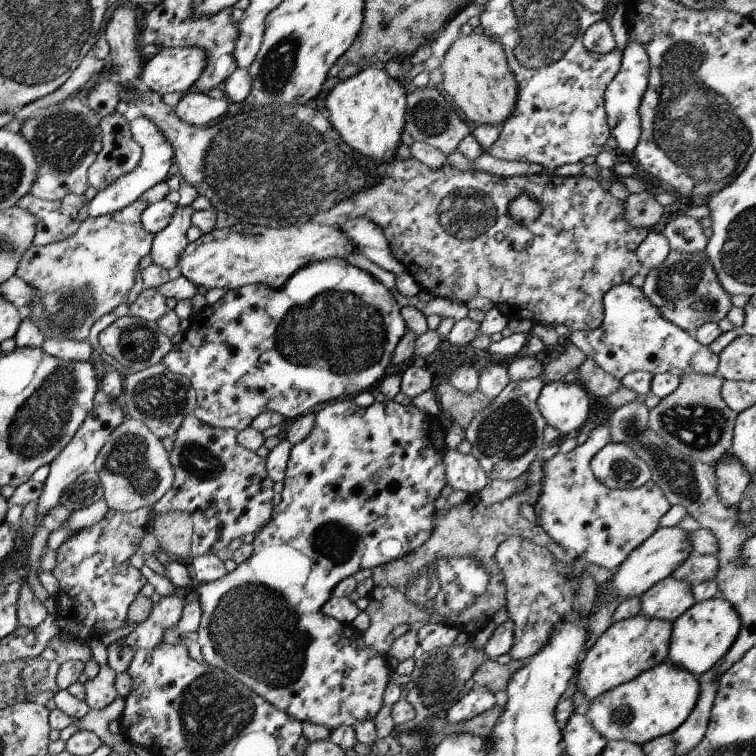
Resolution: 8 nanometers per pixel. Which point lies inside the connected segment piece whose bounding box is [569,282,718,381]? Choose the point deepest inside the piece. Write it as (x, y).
(633, 336)

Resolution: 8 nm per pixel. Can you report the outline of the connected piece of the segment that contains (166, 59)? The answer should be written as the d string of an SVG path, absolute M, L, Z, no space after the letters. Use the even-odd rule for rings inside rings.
M163 48L151 60L144 60L137 78L141 88L160 96L185 93L203 72L207 54L201 48Z

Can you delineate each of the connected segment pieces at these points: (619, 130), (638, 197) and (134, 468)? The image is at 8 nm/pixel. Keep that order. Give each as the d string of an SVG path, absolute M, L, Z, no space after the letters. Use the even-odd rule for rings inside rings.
M627 40L625 48L620 54L619 71L604 91L604 112L610 136L615 140L616 150L619 152L632 152L641 135L638 108L647 89L649 74L649 60L645 48L637 40Z
M652 192L629 193L624 206L623 220L633 228L651 230L651 226L663 216L663 208L657 203Z
M129 417L111 430L90 468L95 470L101 482L101 499L108 510L119 513L151 507L171 488L174 478L168 453L160 440L151 434L143 422Z

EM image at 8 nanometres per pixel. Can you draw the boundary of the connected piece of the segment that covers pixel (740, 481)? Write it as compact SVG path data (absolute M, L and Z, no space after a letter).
M734 456L723 458L719 466L714 466L715 478L717 478L717 498L721 500L723 506L735 507L742 498L749 484L749 474L747 470L735 460Z

